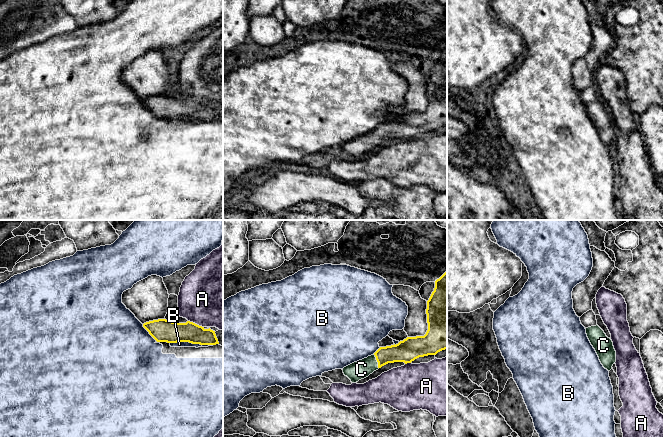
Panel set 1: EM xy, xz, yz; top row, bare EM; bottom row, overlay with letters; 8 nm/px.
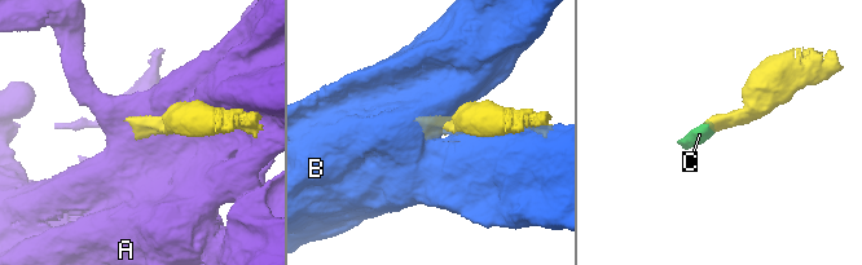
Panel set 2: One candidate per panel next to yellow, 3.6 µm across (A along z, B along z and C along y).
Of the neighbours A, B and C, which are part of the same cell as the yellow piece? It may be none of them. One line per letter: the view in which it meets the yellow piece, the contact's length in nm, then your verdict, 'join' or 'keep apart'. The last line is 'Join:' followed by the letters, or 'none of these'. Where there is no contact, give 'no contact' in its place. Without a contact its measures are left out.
A: xy | 140 nm | keep apart
B: xy | 340 nm | keep apart
C: xz | 130 nm | join
Join: C

